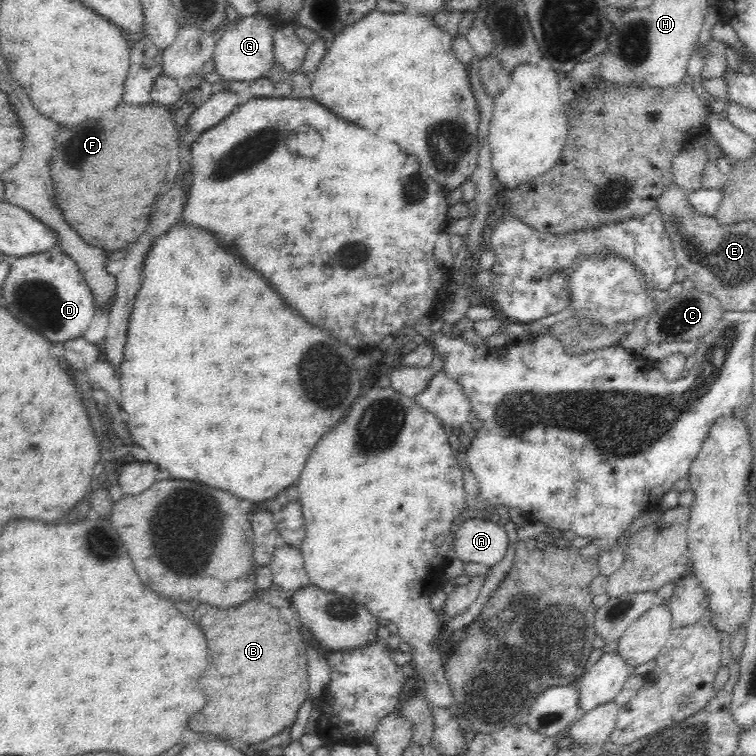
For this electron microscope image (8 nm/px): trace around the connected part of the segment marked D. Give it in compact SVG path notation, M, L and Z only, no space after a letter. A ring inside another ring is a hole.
M59 249L14 258L1 293L3 306L14 318L53 344L82 337L97 310L85 276L75 261Z

